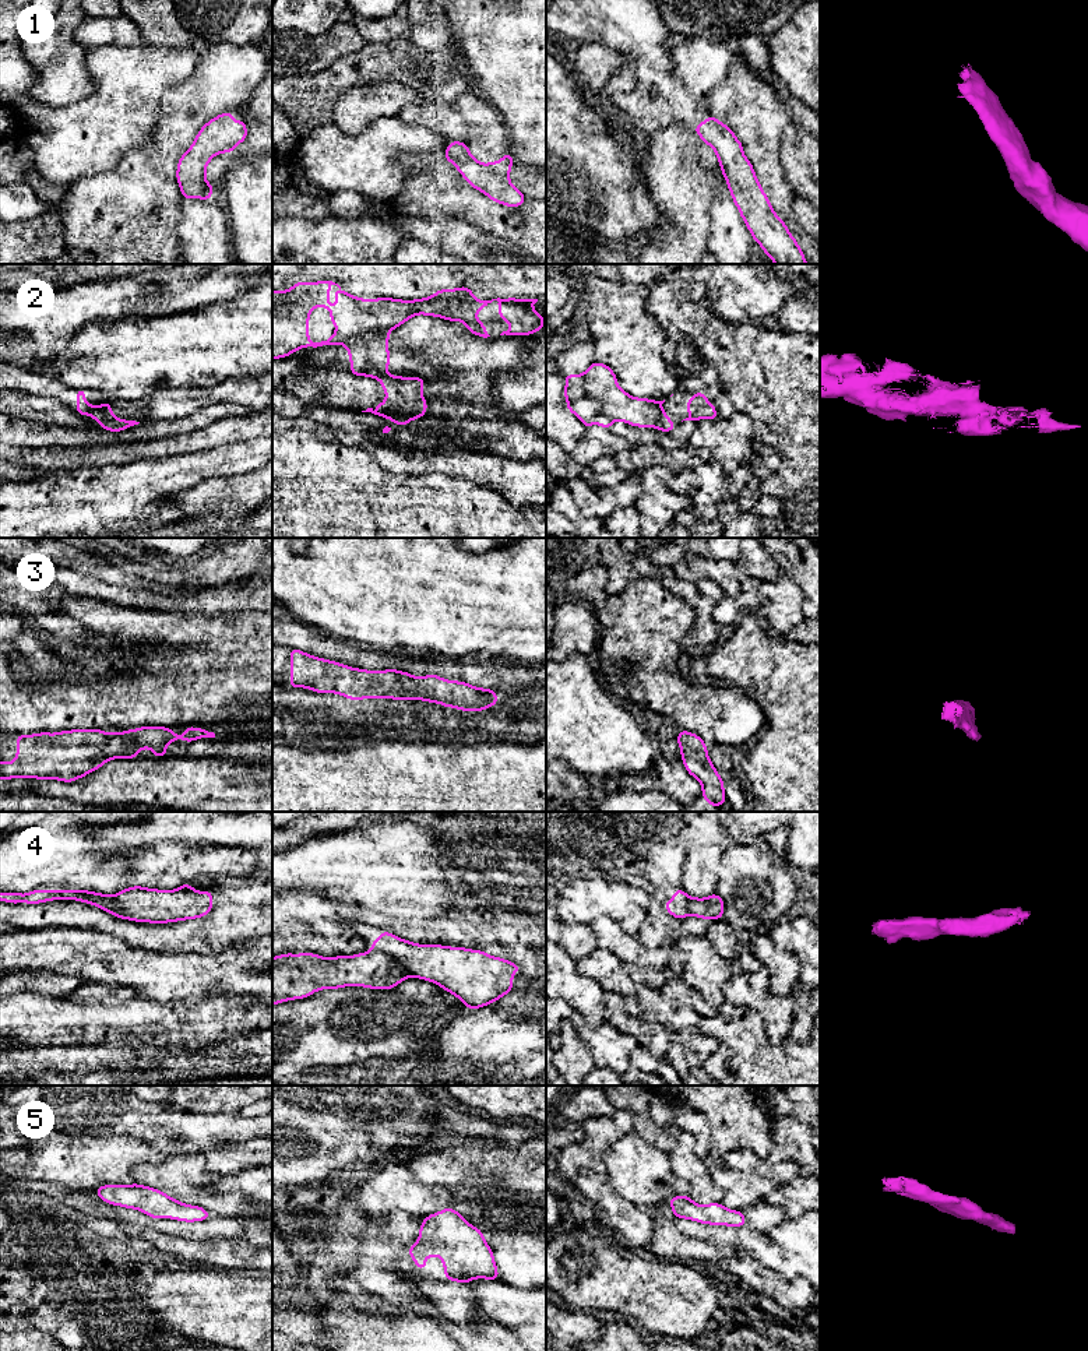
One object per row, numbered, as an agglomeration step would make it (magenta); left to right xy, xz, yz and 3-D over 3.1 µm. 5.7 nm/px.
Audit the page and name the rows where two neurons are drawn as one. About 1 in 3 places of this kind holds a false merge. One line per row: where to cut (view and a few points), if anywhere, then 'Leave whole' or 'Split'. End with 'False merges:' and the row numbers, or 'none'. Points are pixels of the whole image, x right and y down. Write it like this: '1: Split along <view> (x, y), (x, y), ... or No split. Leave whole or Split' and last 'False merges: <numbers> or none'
1: No split. Leave whole
2: Split along yz (662, 411), (655, 425). Split
3: No split. Leave whole
4: Split along xz (372, 950), (383, 950), (397, 957), (414, 975). Split
5: No split. Leave whole
False merges: 2, 4

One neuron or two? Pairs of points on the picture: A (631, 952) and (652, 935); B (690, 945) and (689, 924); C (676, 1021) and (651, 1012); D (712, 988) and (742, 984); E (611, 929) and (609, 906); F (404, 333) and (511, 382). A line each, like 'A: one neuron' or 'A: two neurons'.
A: two neurons
B: two neurons
C: one neuron
D: two neurons
E: two neurons
F: two neurons

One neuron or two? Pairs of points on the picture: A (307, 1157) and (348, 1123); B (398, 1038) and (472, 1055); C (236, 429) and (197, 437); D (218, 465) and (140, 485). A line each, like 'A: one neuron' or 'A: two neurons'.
A: one neuron
B: two neurons
C: one neuron
D: one neuron

